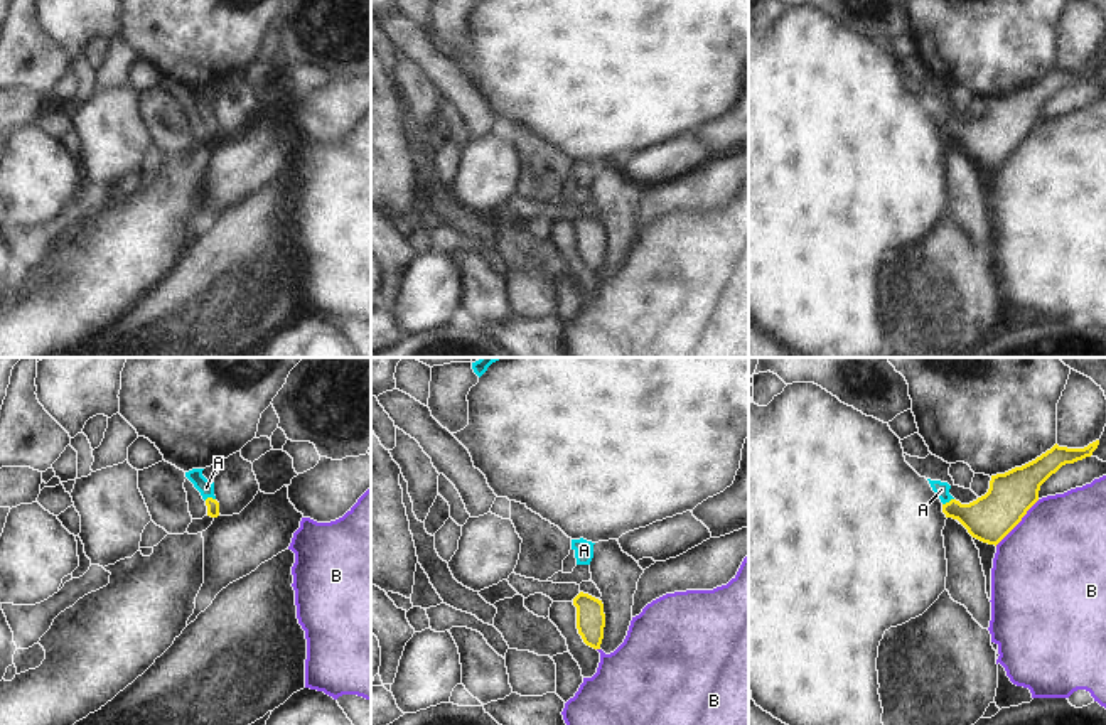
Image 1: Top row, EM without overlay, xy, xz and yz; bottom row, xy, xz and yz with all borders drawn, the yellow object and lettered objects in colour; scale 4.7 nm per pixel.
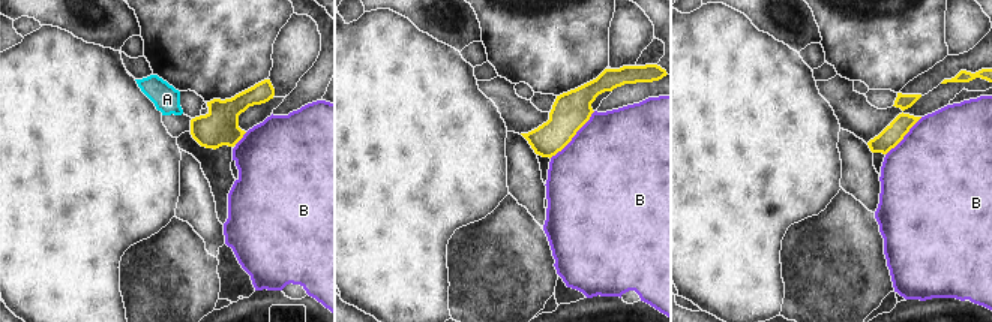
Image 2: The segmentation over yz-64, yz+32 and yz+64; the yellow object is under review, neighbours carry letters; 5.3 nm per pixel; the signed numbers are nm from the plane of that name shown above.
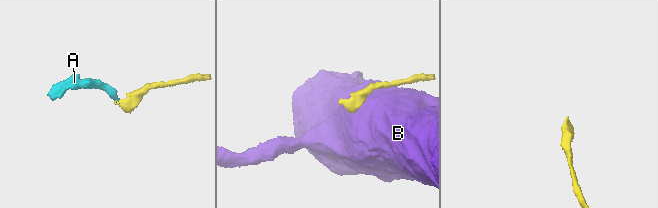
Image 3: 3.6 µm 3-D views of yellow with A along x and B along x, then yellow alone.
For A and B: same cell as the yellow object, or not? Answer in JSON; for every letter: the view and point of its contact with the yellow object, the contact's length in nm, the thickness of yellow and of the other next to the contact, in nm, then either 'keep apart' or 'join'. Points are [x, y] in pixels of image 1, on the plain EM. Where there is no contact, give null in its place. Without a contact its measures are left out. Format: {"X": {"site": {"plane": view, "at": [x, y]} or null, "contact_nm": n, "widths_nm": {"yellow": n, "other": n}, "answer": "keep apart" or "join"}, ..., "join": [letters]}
{"A": {"site": {"plane": "yz", "at": [950, 123]}, "contact_nm": 70, "widths_nm": {"yellow": 220, "other": 70}, "answer": "join"}, "B": {"site": {"plane": "yz", "at": [1017, 145]}, "contact_nm": 300, "widths_nm": {"yellow": 220, "other": 500}, "answer": "keep apart"}, "join": ["A"]}

